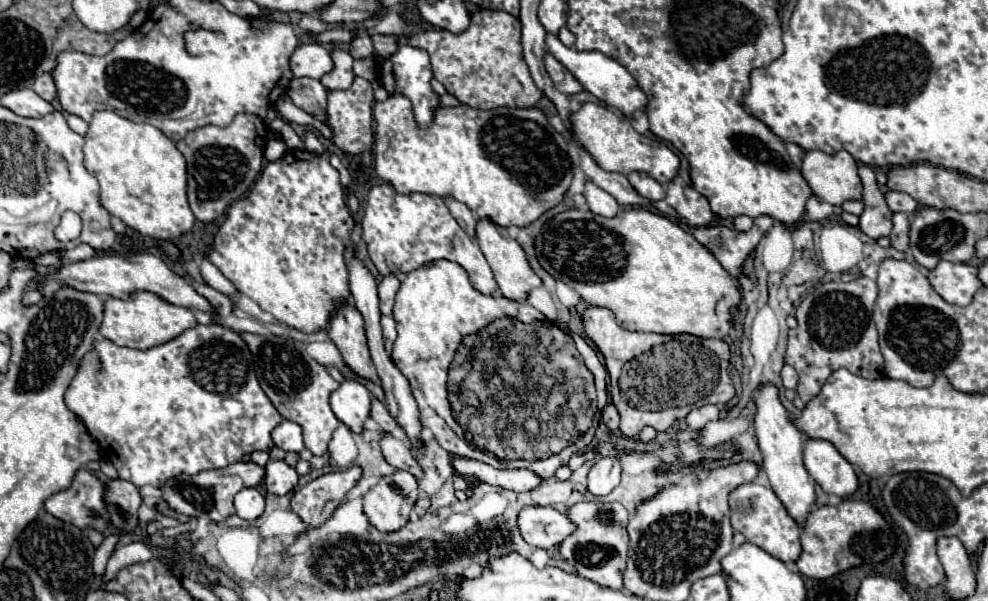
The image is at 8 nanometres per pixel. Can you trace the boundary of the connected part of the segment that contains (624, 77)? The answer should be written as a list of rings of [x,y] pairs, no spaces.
[[[546,35],[546,49],[552,57],[556,57],[576,79],[578,83],[590,91],[594,97],[602,99],[608,107],[616,107],[620,113],[624,115],[632,115],[634,111],[644,111],[644,105],[646,105],[646,95],[642,95],[640,87],[634,83],[634,77],[612,57],[604,55],[604,53],[598,53],[598,51],[576,51],[576,49],[570,49],[566,45],[560,43],[558,35]]]

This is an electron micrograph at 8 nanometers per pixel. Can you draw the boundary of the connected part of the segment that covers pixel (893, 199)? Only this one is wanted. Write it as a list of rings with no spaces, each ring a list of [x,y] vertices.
[[[886,191],[886,193],[884,193],[884,199],[886,199],[886,203],[888,203],[888,207],[890,207],[892,211],[914,213],[916,207],[918,207],[918,203],[916,203],[910,195],[898,193],[898,191]]]

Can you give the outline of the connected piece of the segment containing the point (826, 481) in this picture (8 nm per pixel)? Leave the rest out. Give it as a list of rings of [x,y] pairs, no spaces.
[[[806,439],[804,465],[806,465],[810,477],[826,493],[850,497],[858,487],[854,467],[838,453],[838,449],[830,441]]]

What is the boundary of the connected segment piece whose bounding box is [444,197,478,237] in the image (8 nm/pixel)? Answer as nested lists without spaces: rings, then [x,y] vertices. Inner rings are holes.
[[[444,197],[444,203],[446,203],[446,207],[450,209],[450,213],[452,213],[452,217],[458,221],[458,225],[470,235],[470,237],[474,237],[474,227],[476,227],[476,215],[464,205],[464,203],[460,203],[460,201],[456,201],[454,197]]]

